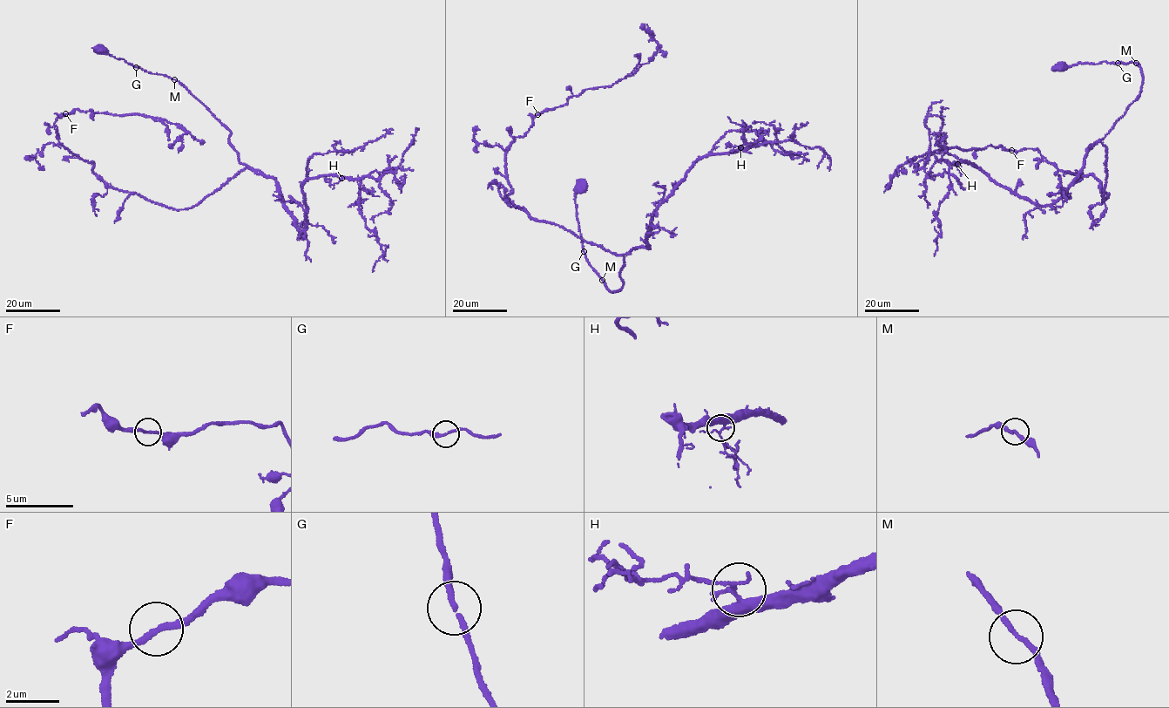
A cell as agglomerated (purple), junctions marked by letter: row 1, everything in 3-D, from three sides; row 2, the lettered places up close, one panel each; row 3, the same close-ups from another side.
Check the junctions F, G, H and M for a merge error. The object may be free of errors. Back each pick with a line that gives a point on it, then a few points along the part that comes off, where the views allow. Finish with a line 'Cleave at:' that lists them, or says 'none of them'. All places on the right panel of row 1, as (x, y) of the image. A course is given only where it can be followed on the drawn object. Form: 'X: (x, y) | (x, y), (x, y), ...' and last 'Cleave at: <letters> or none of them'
Cleave at: none of them

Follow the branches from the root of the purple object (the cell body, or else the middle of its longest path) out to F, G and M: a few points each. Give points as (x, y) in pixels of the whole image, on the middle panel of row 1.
F: (581, 187), (583, 250), (618, 291), (630, 252), (531, 219), (505, 198), (505, 151), (537, 113)
G: (581, 187), (577, 191), (575, 202), (584, 251)
M: (581, 187), (577, 191), (575, 202), (583, 250), (588, 263), (602, 279)

